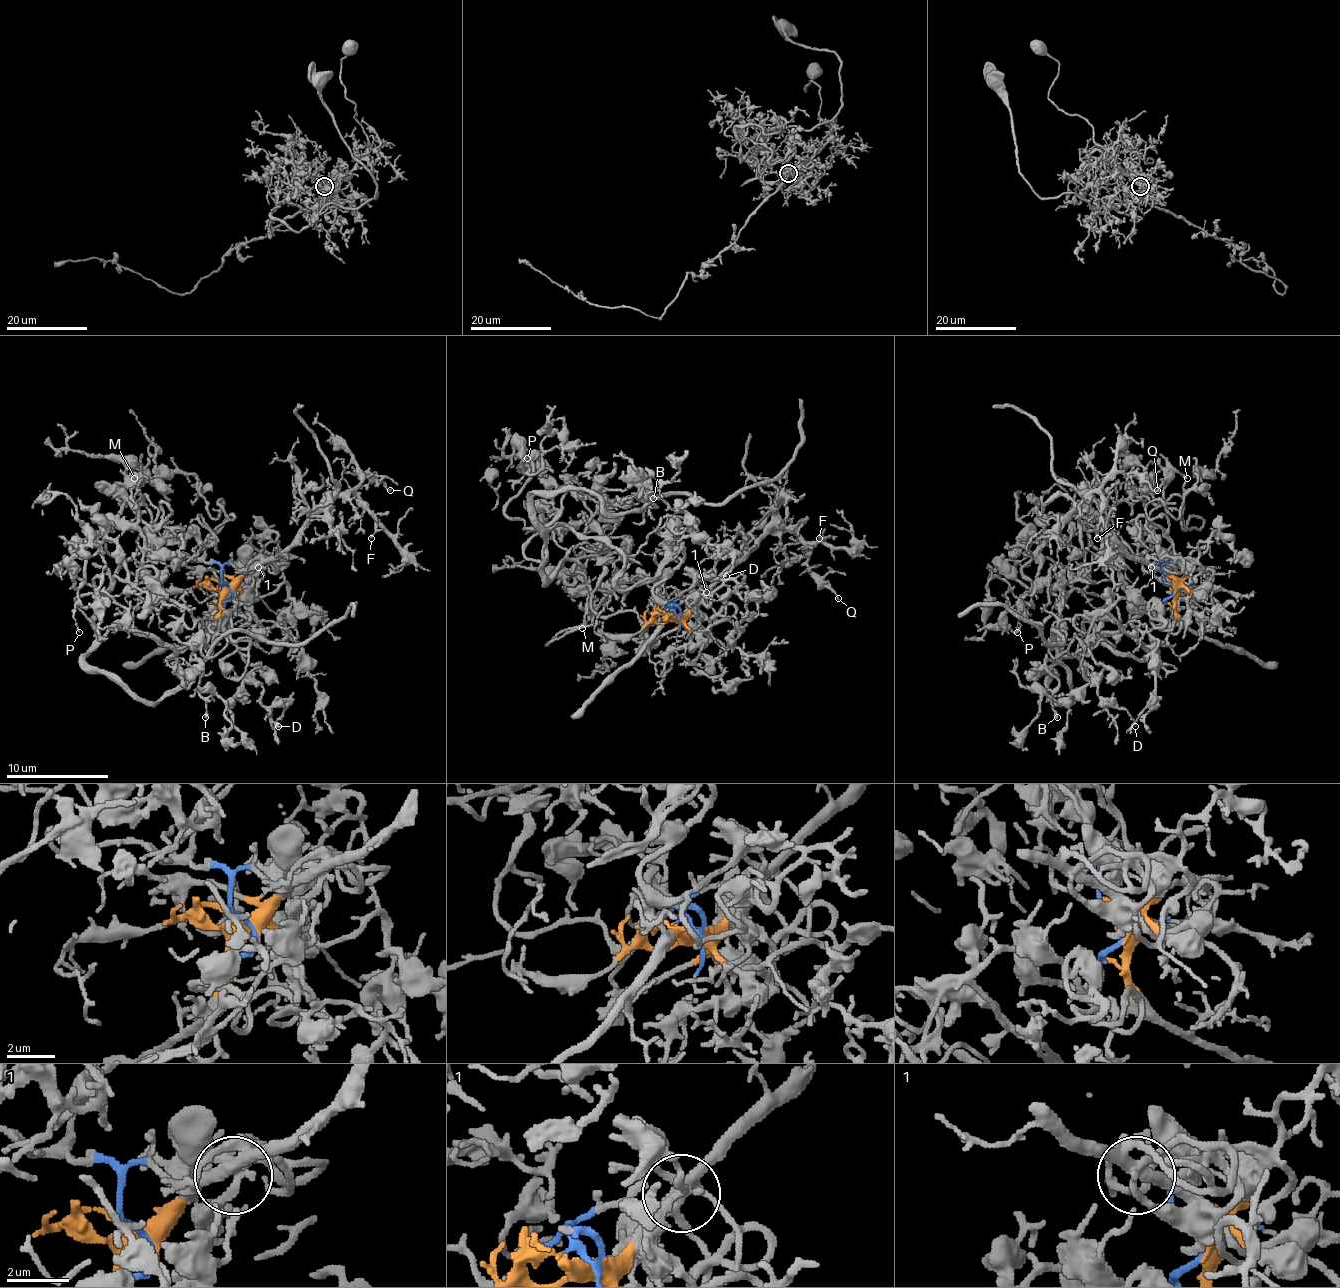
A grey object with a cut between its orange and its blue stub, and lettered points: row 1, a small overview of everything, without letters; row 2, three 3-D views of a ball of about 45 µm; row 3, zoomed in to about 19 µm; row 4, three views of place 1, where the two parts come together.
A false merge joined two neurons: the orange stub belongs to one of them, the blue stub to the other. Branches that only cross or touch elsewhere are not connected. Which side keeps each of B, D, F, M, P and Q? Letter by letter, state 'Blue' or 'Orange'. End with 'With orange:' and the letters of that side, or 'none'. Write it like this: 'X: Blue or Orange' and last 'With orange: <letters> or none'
B: Blue
D: Blue
F: Orange
M: Blue
P: Blue
Q: Orange
With orange: F, Q

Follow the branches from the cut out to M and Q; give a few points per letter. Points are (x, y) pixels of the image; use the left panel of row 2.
M: (218, 586), (216, 563), (144, 548), (154, 538), (126, 502), (141, 504), (141, 471), (134, 479)
Q: (218, 586), (234, 584), (272, 561), (321, 509), (344, 497), (360, 481), (360, 473), (373, 473), (390, 489)

